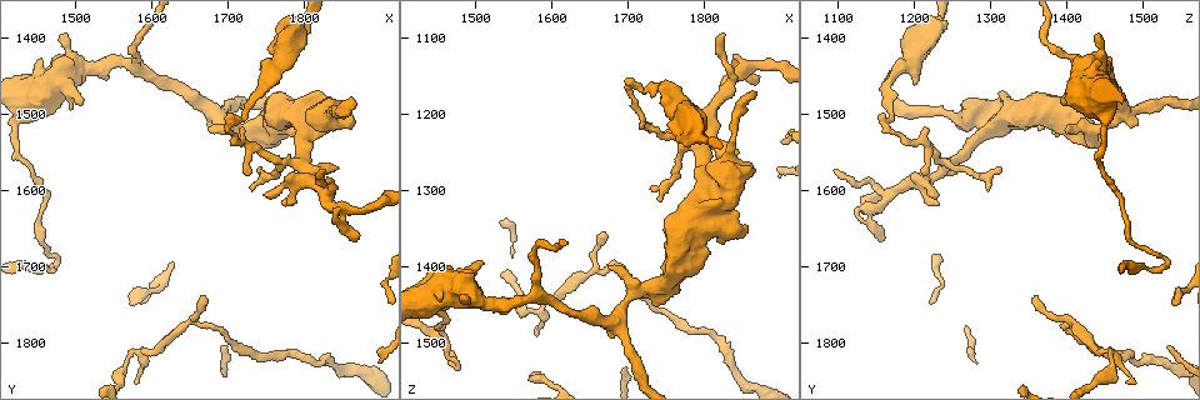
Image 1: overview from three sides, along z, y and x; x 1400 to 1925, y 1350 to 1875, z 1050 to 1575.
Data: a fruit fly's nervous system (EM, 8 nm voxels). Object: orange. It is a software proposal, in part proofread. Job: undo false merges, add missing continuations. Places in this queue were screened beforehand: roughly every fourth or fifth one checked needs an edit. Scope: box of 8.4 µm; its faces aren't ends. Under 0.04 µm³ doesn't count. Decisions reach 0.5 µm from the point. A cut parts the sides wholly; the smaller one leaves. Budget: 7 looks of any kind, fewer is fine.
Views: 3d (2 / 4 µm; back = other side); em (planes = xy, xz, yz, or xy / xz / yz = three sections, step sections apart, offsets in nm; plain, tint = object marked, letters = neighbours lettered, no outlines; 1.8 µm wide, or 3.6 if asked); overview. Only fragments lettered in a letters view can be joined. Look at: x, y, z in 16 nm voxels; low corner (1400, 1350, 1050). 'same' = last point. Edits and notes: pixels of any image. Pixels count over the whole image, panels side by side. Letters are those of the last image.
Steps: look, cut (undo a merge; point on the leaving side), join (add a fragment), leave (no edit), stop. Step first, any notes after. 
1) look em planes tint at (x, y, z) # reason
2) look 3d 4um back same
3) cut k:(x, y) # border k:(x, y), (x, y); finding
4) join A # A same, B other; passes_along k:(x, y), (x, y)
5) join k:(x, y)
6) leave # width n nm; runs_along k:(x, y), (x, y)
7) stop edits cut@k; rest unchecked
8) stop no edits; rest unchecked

look 3d 4um at (1865, 1485, 1170) # long arm stops here

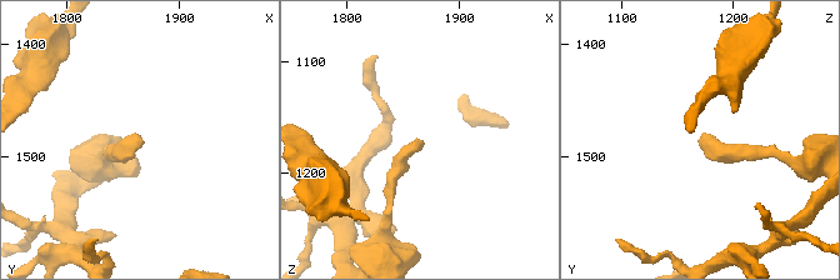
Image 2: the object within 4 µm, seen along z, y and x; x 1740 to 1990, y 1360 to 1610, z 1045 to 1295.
look em 3.6um planes letters at (1864, 1480, 1172)

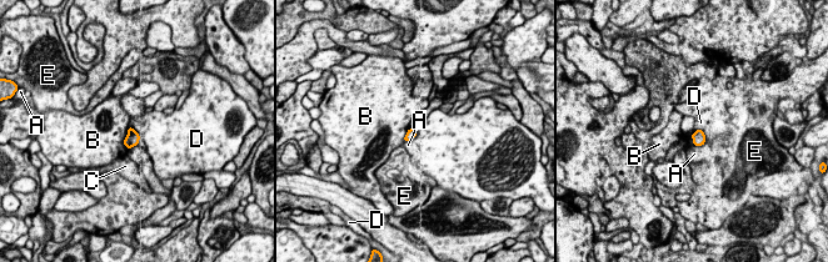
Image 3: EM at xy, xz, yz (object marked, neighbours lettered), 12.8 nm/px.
leave # A other, B other, C other, D other, E other; border 3:(697, 129), (706, 135); no lettered fragment goes on from it

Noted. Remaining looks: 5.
look 3d 4um at (1700, 1525, 1165) # sharp bend

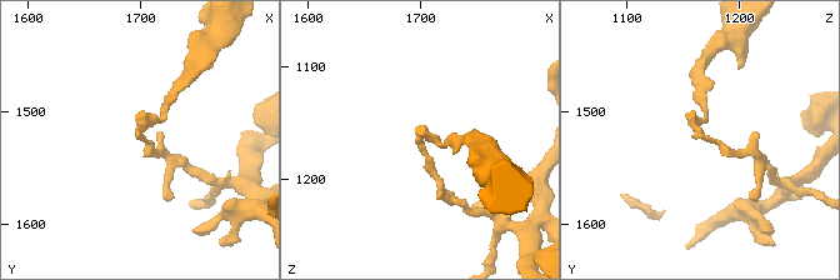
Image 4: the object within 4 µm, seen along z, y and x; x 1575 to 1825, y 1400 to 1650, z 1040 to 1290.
look em planes tint at (1700, 1522, 1166) # now the EM

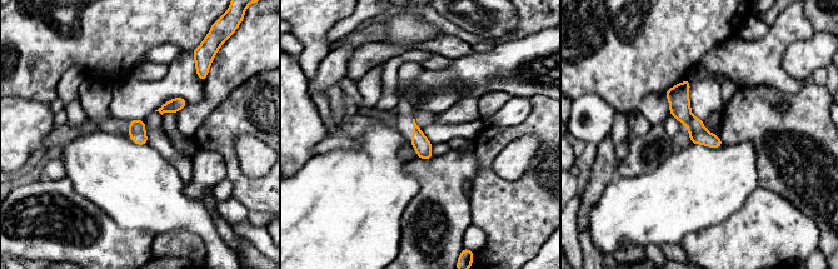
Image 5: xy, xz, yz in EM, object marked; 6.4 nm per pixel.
look em planes letters same

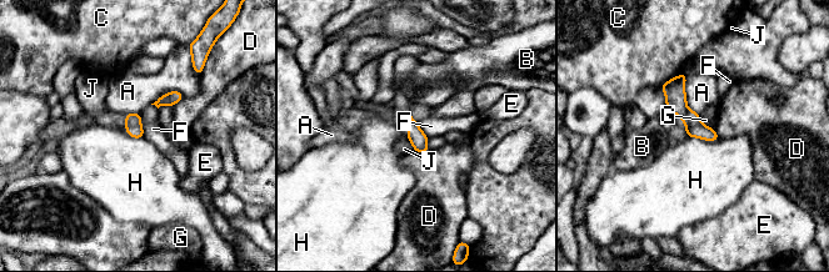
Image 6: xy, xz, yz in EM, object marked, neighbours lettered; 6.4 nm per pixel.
cut 6:(674, 90) # A other, B other, C other, D other, E other, F other, G other, H other, J other; border 6:(688, 109), (683, 120); a second neuron is stuck on

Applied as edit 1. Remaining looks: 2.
stop edits cut@6; rest unchecked

